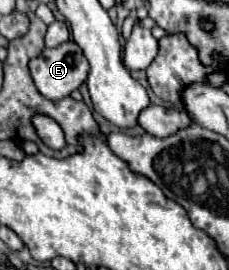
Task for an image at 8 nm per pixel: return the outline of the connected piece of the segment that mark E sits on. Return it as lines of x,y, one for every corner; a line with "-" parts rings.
73,40
59,44
59,48
43,48
43,52
29,62
29,72
39,94
43,94
49,100
61,100
69,96
73,90
77,90
87,80
85,56

